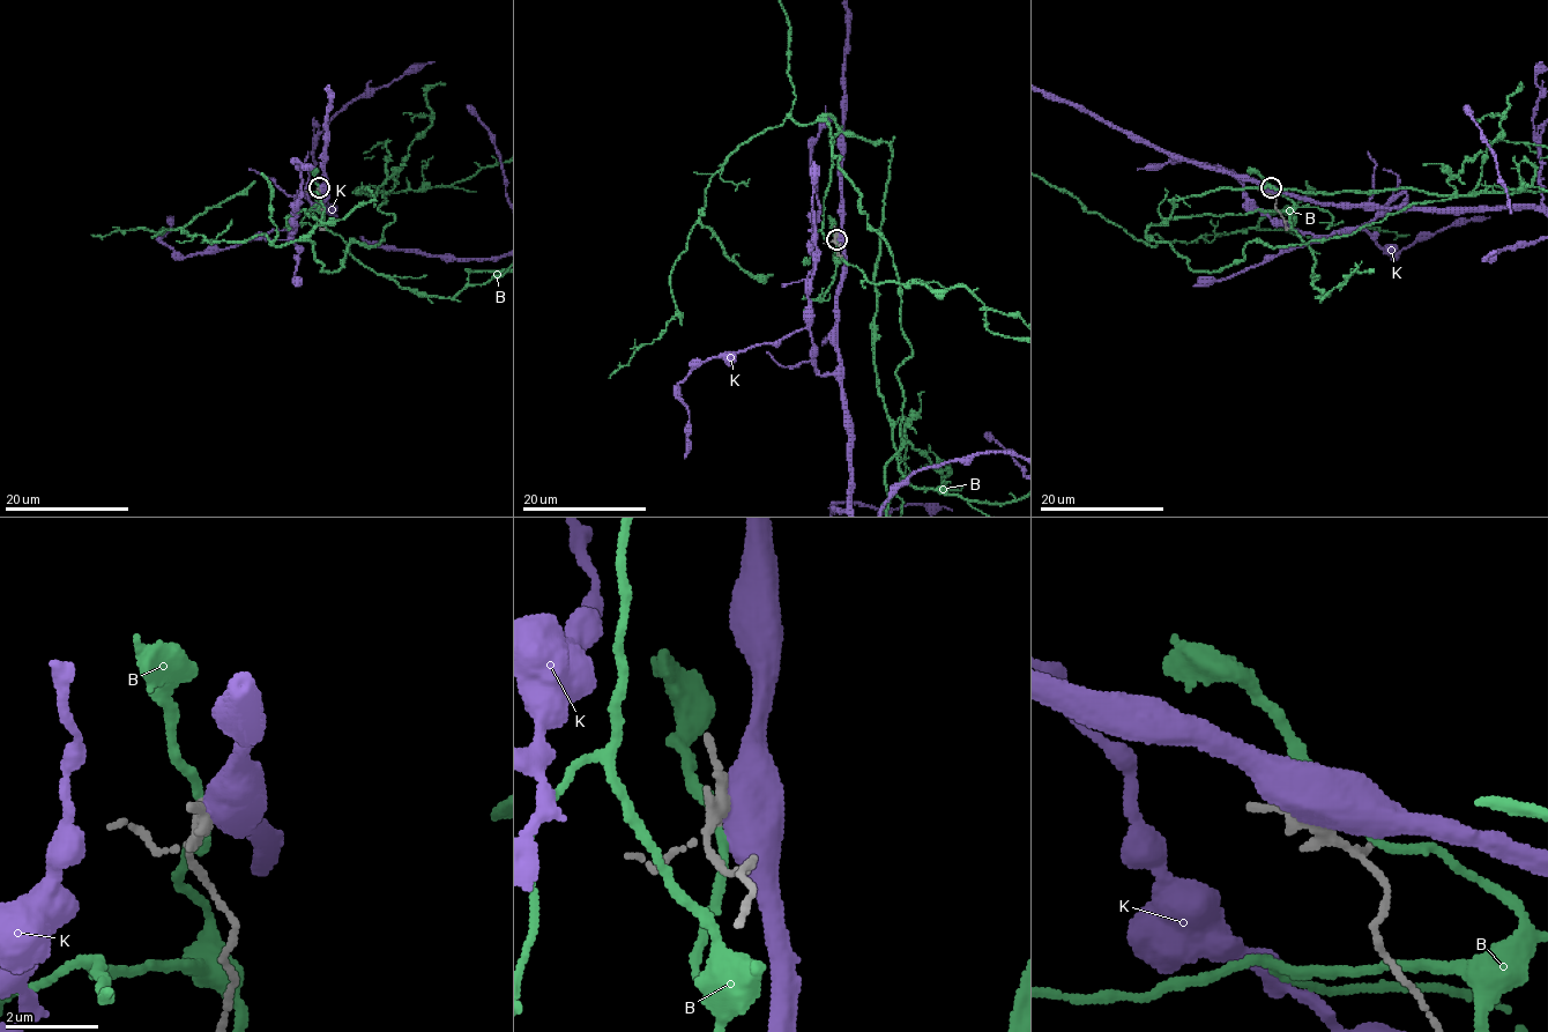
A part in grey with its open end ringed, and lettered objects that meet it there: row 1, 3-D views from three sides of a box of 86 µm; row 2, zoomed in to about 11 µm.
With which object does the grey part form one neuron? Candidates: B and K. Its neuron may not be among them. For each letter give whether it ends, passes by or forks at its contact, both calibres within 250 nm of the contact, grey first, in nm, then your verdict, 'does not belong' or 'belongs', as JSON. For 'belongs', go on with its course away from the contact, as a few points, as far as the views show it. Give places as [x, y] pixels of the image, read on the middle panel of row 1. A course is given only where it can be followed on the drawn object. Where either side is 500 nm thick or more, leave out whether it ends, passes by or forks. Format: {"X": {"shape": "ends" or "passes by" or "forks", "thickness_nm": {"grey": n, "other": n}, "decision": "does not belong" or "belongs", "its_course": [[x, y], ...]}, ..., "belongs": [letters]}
{"B": {"shape": "passes by", "thickness_nm": {"grey": 280, "other": 180}, "decision": "does not belong"}, "K": {"thickness_nm": {"grey": 300, "other": 750}, "decision": "does not belong"}, "belongs": []}

